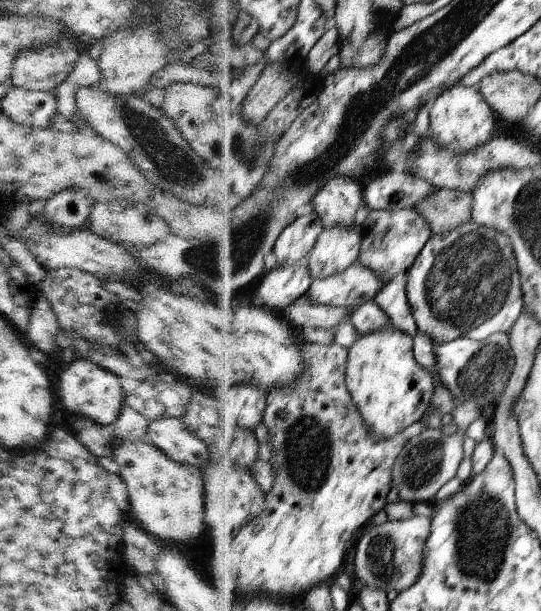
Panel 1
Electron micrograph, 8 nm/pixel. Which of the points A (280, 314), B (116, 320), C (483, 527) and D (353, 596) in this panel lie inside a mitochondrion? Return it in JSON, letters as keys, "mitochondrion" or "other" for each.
{"A":"other","B":"mitochondrion","C":"mitochondrion","D":"other"}

